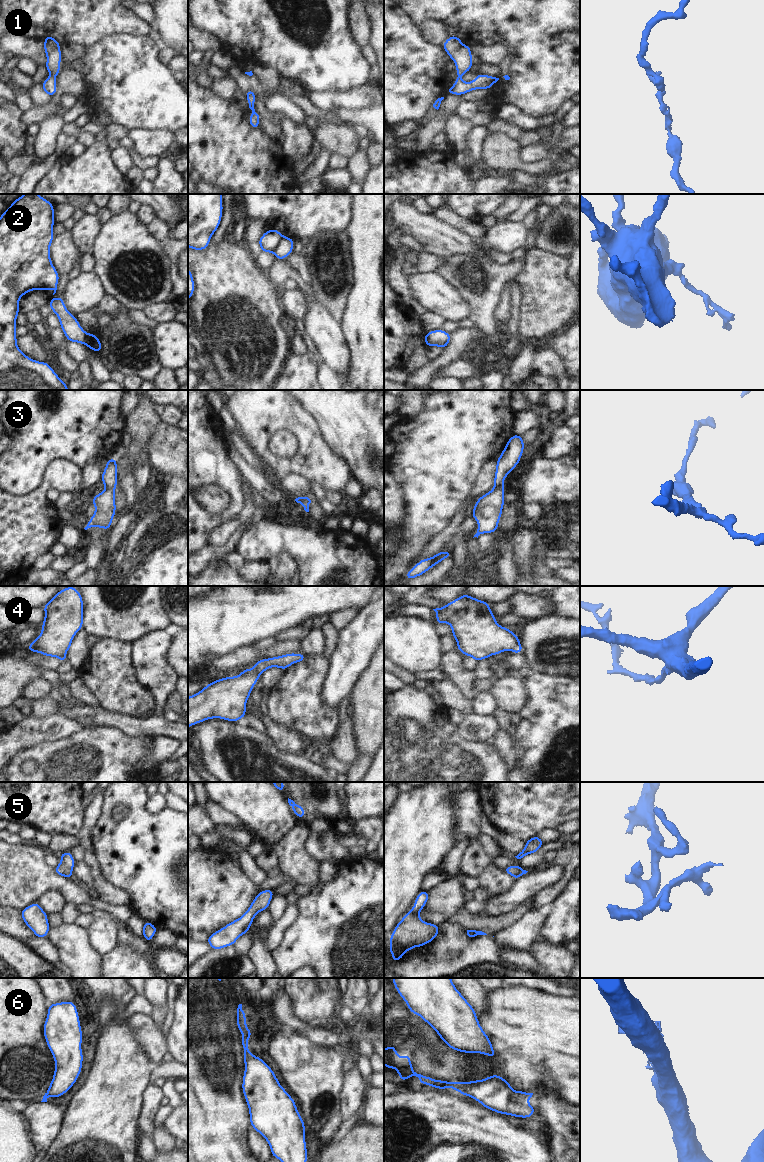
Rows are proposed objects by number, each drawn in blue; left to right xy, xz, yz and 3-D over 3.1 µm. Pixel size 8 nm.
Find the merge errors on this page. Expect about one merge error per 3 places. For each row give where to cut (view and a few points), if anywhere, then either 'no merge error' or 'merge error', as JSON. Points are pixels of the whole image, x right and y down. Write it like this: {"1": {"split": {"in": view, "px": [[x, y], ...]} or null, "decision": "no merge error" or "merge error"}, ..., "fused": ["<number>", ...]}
{"1": {"split": null, "decision": "no merge error"}, "2": {"split": {"in": "xz", "px": [[284, 236], [273, 252]]}, "decision": "merge error"}, "3": {"split": null, "decision": "no merge error"}, "4": {"split": {"in": "xz", "px": [[251, 670], [260, 675]]}, "decision": "merge error"}, "5": {"split": null, "decision": "no merge error"}, "6": {"split": {"in": "yz", "px": [[463, 1082], [466, 1089], [458, 1091]]}, "decision": "merge error"}, "fused": ["2", "4", "6"]}

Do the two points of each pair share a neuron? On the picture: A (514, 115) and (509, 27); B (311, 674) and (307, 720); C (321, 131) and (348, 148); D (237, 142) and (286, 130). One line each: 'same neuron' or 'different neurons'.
A: different neurons
B: same neuron
C: same neuron
D: different neurons

